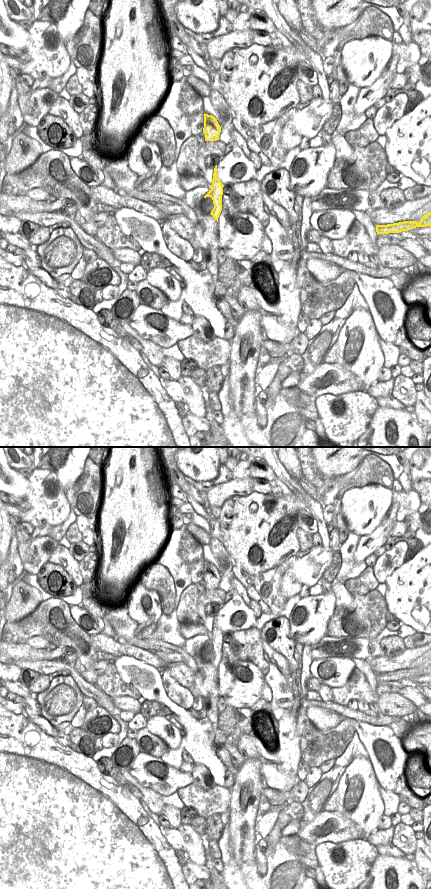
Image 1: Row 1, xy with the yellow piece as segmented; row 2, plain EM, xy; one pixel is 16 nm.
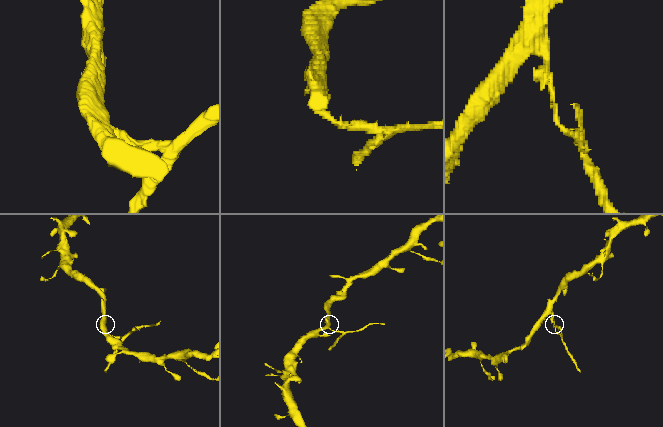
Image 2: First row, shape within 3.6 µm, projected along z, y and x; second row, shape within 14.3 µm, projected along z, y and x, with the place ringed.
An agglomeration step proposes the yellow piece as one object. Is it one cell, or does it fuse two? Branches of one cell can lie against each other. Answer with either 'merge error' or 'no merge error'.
merge error

